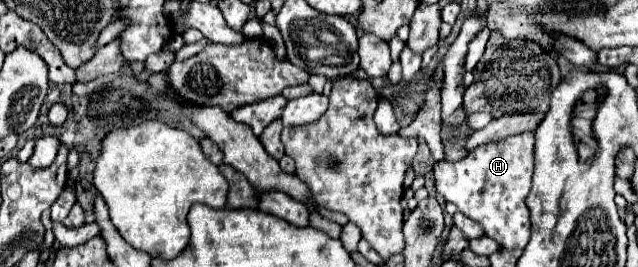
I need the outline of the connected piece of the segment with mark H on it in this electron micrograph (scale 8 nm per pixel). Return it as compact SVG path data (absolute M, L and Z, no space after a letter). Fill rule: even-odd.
M525 133L525 135L505 137L501 141L493 141L487 145L479 145L473 151L469 151L469 155L457 163L449 163L449 161L435 163L433 173L435 173L437 193L441 193L447 201L455 203L461 213L465 213L467 217L477 221L485 229L485 235L495 239L497 243L501 243L505 249L523 249L529 241L529 235L531 235L529 209L525 205L525 199L527 199L529 189L531 189L533 147L535 147L535 135Z

